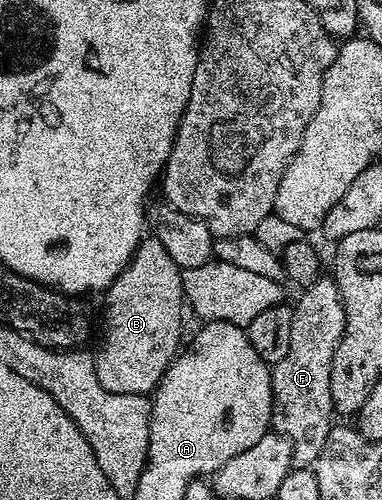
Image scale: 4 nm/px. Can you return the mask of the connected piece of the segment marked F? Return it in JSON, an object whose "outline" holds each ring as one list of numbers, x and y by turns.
{"outline":[[321,278,307,285,294,300,294,323,290,330,290,350,282,362,271,365,272,428,280,432,292,447,295,467,315,465,326,438,334,426,330,370,335,348,344,336,343,298,335,279]]}

